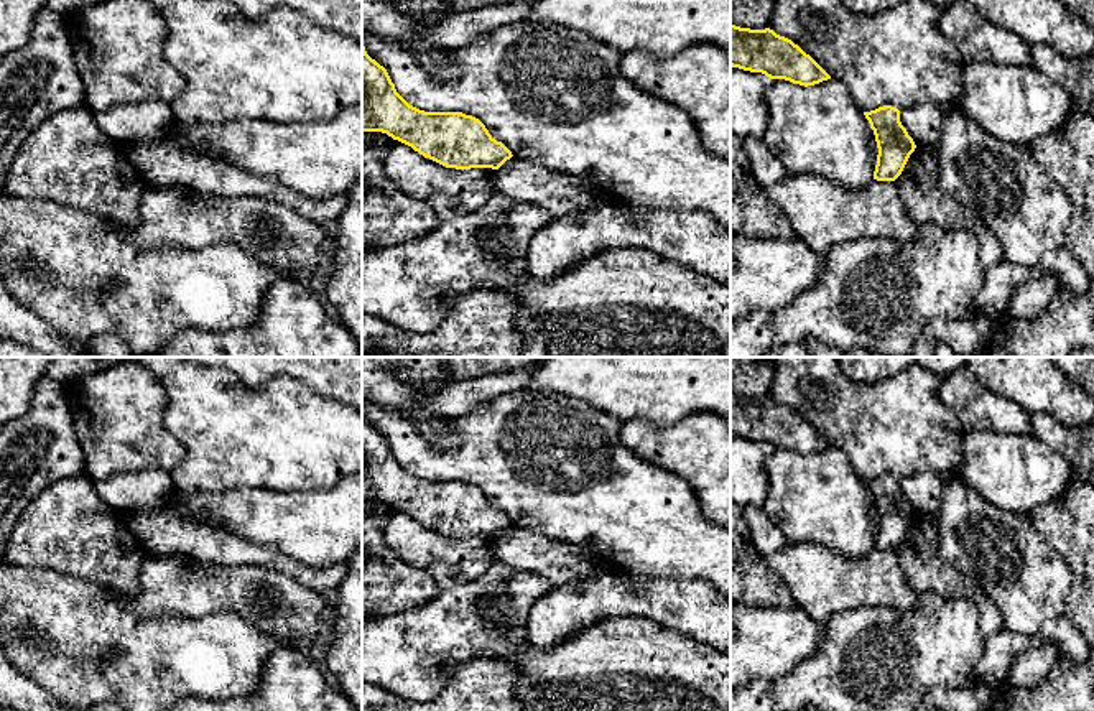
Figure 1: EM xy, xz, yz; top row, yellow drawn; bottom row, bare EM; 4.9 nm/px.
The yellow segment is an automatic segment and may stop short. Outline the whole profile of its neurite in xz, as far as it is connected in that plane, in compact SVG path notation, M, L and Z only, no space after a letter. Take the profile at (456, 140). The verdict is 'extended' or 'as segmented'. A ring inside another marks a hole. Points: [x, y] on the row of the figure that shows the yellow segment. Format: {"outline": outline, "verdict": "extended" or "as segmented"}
{"outline": "M362 43L362 132L382 132L446 168L498 170L513 155L485 125L462 112L424 112L410 105L395 89L387 69L372 59Z", "verdict": "as segmented"}

